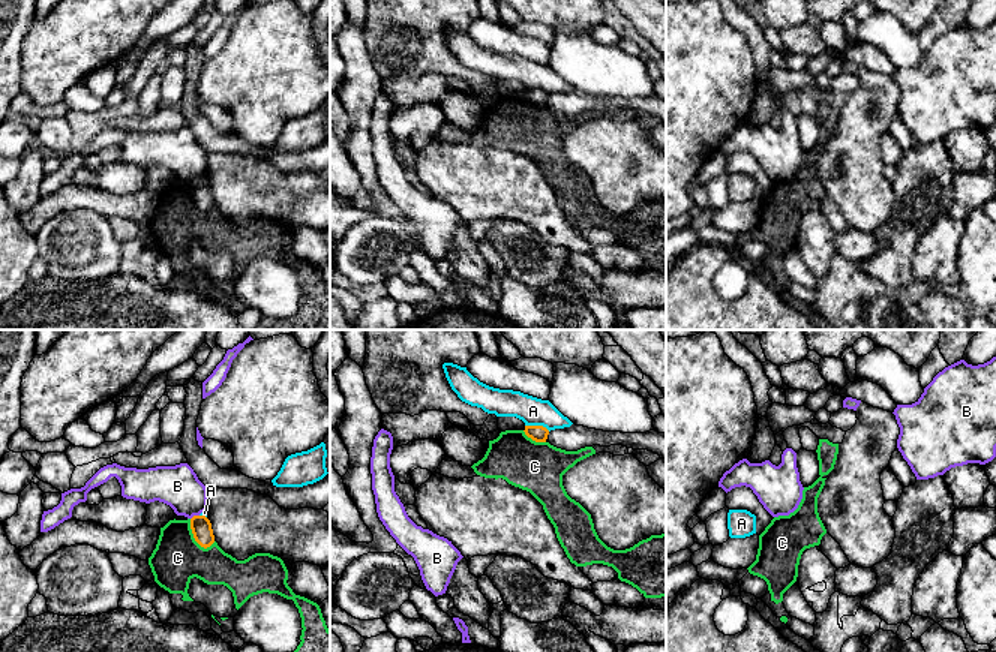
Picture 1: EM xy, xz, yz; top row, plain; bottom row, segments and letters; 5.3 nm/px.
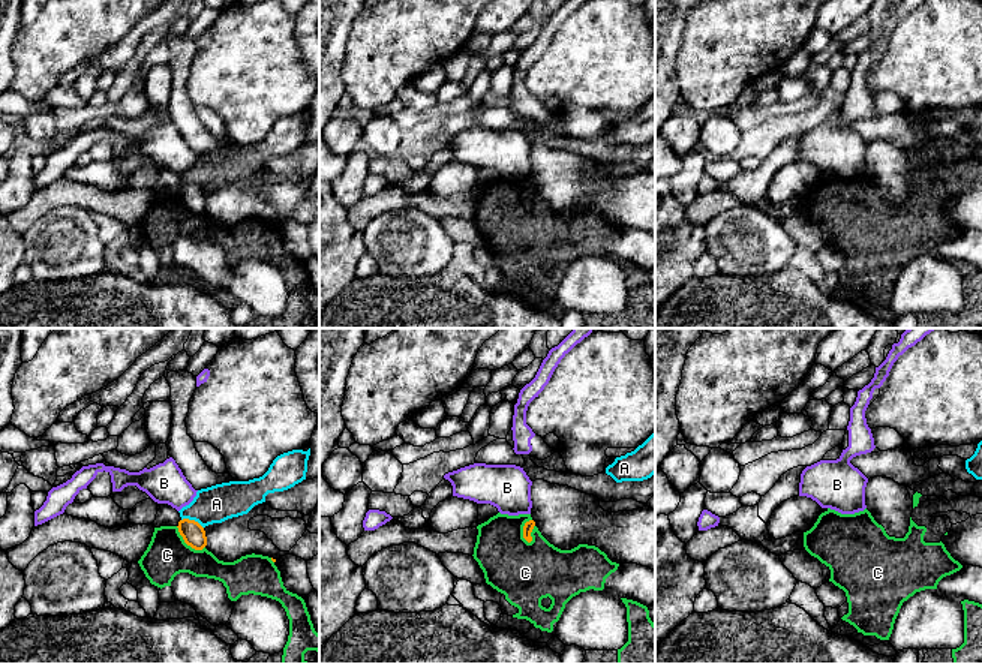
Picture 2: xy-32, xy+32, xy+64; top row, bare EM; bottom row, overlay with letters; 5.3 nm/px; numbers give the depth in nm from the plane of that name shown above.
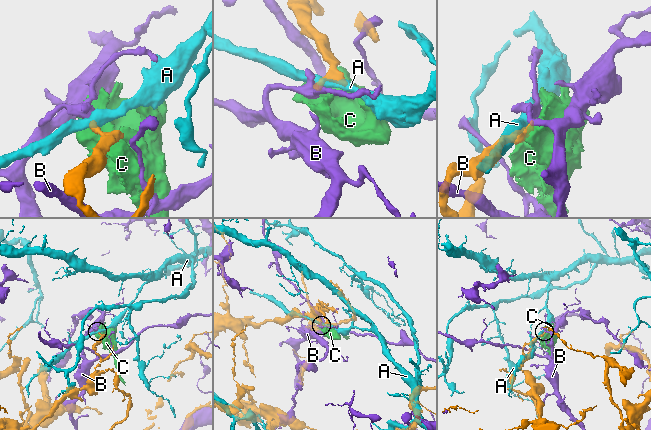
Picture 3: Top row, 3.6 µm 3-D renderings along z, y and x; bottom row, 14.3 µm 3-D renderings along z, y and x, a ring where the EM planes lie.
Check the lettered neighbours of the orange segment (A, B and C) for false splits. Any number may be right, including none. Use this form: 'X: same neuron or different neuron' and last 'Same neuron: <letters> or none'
A: different neuron
B: different neuron
C: different neuron
Same neuron: none

